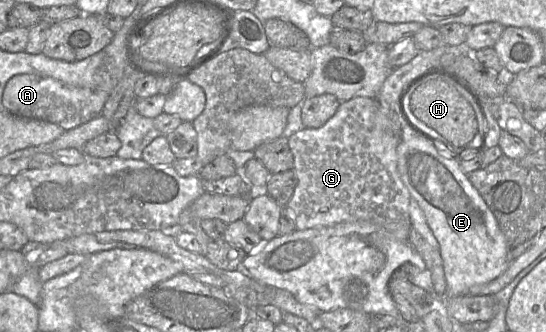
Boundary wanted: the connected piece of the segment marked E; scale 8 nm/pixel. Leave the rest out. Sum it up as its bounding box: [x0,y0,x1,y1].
[396,122,511,297]

